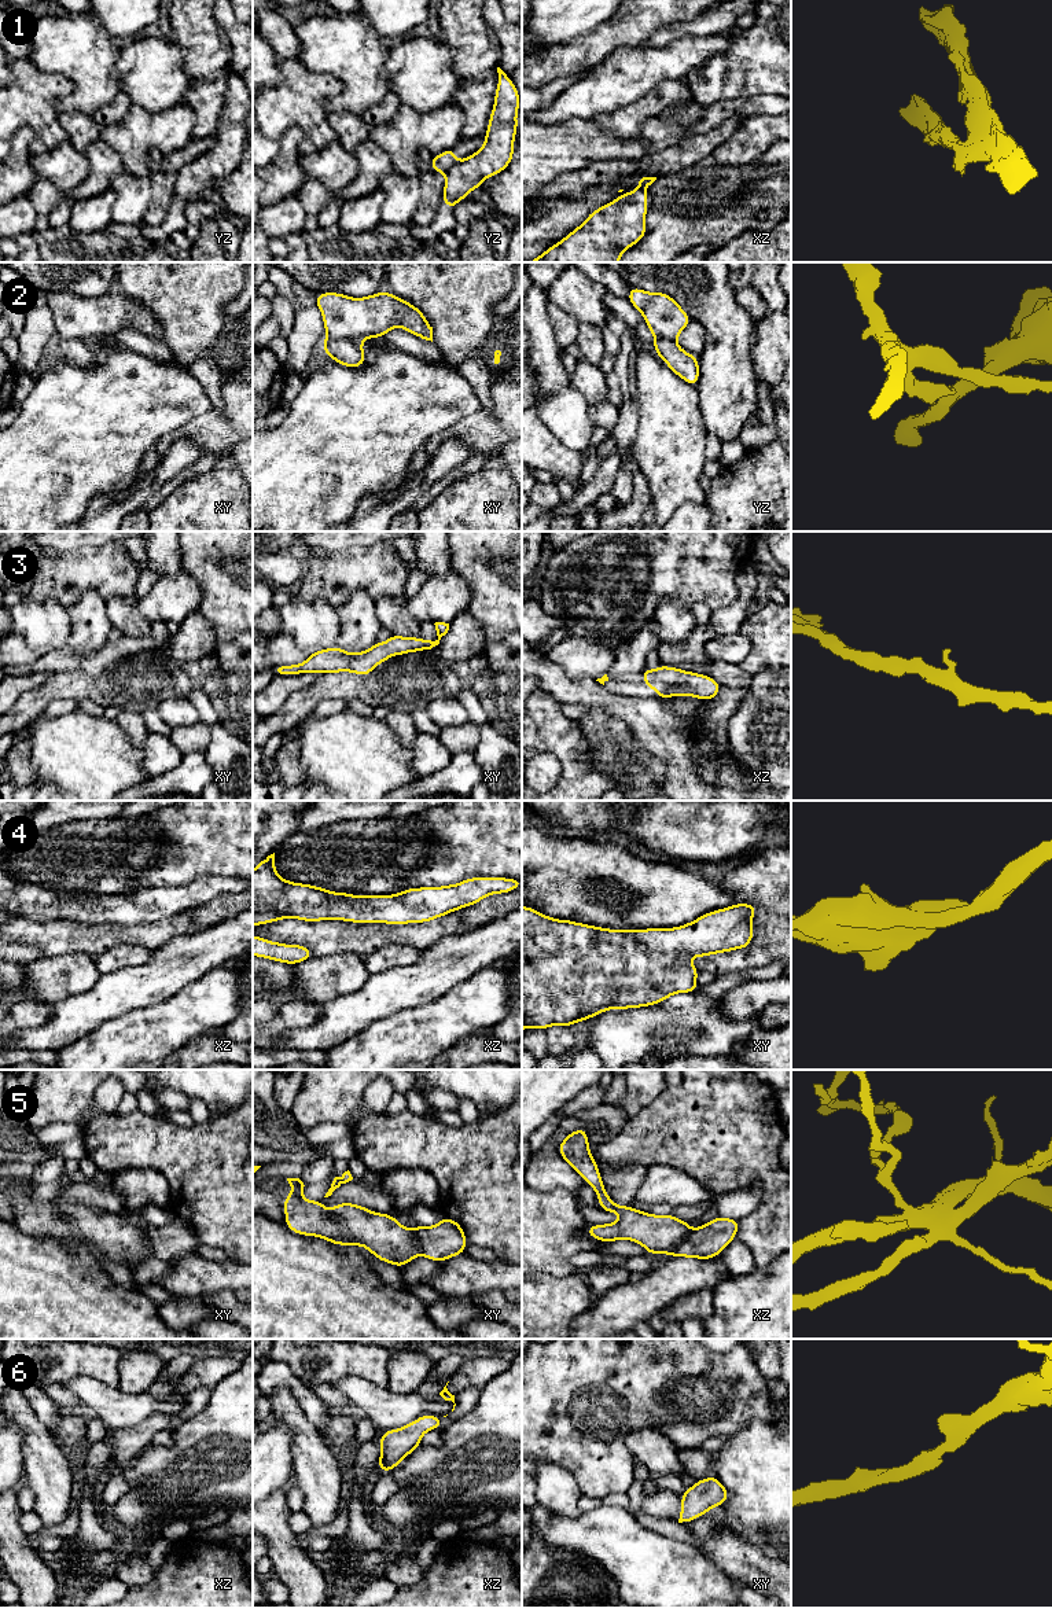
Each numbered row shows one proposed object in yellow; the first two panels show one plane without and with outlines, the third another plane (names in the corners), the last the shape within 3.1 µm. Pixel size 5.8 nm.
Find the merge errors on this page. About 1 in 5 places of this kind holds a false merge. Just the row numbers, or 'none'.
1, 2, 5

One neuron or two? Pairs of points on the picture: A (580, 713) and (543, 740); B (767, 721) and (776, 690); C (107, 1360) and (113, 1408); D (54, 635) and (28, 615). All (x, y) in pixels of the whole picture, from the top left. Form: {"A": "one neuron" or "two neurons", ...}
{"A": "two neurons", "B": "one neuron", "C": "two neurons", "D": "one neuron"}

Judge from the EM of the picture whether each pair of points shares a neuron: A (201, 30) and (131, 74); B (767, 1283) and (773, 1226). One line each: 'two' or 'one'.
A: two
B: two

